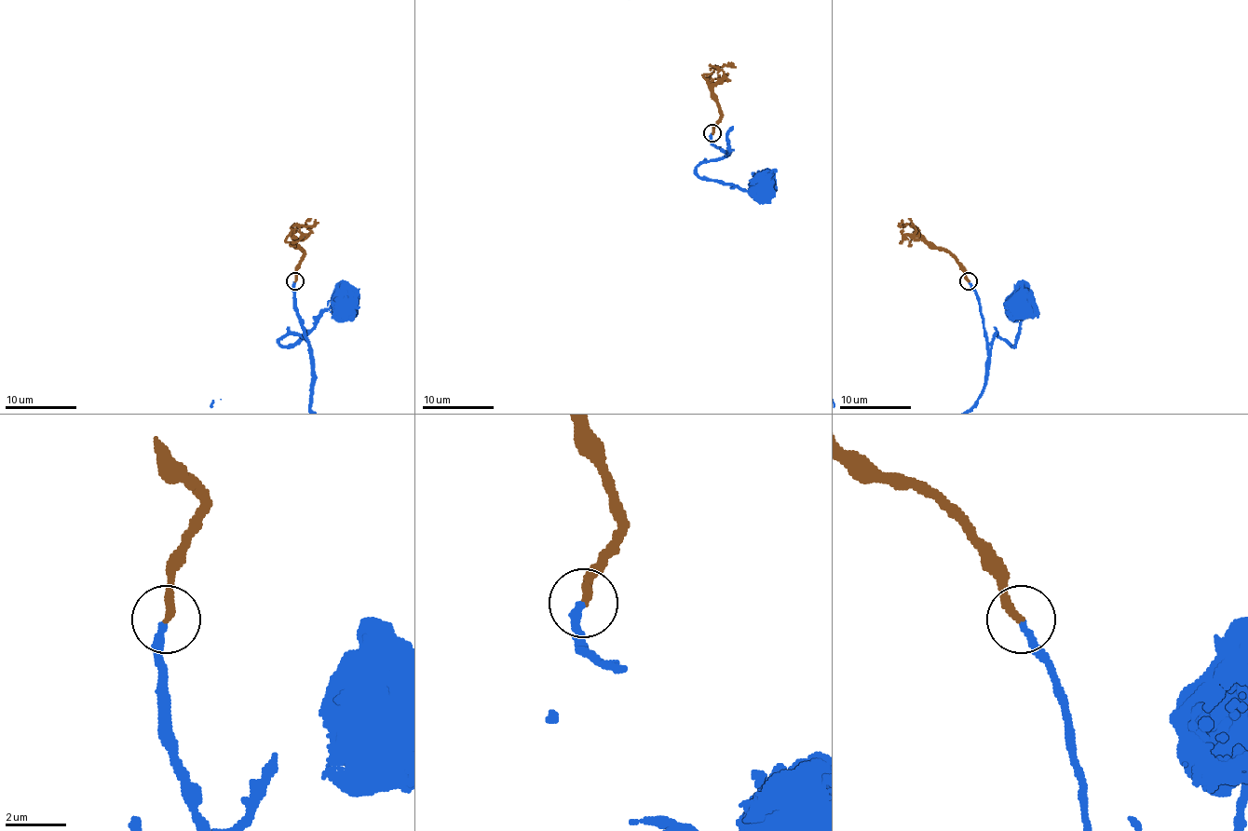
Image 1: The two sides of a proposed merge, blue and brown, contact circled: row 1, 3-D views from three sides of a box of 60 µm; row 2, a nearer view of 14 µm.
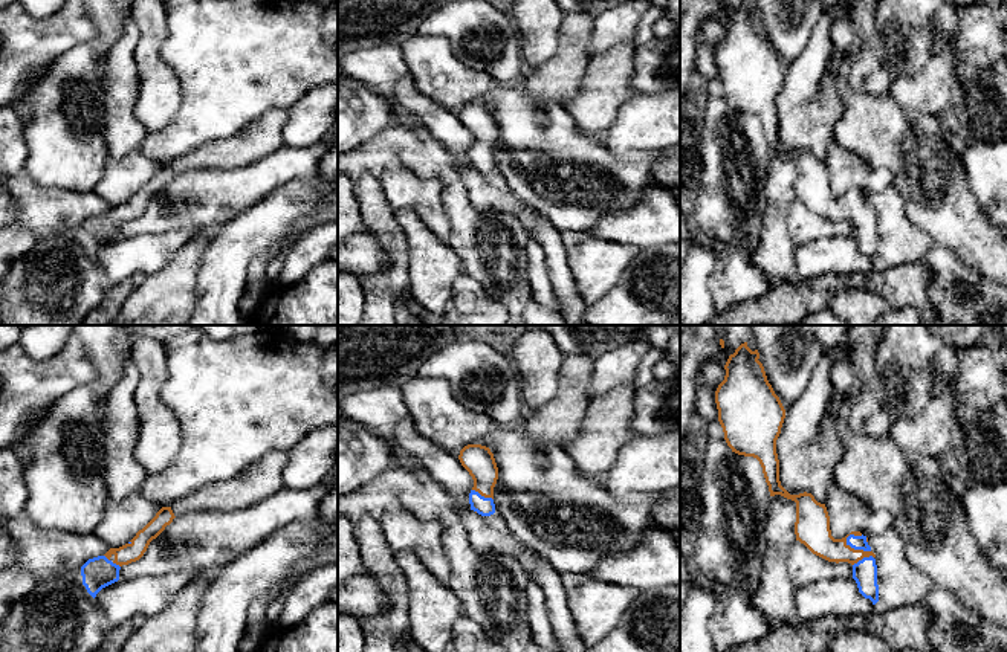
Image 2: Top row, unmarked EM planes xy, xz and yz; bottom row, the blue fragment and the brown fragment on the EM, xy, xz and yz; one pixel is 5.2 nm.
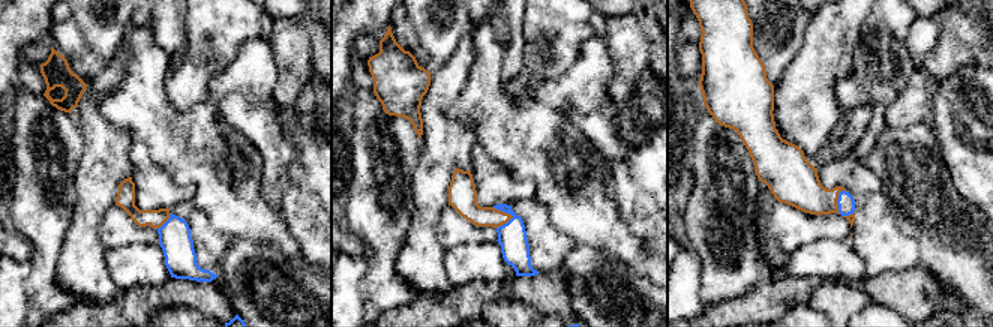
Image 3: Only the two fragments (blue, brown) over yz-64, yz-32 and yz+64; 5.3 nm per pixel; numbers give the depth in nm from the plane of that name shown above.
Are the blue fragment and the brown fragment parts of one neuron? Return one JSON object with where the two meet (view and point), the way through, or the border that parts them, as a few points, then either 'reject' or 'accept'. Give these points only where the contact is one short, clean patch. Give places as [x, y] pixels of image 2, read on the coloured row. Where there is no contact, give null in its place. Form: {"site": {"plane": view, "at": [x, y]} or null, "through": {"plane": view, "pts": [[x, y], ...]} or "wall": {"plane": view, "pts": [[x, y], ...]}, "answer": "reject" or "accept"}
{"site": {"plane": "yz", "at": [856, 548]}, "through": {"plane": "yz", "pts": [[858, 542], [856, 548], [832, 548], [813, 530]]}, "answer": "accept"}

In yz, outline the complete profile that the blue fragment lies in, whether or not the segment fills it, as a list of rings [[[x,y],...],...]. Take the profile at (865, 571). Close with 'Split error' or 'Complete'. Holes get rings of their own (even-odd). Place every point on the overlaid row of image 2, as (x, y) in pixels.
[[[744,342],[724,365],[724,380],[715,391],[724,440],[732,452],[759,461],[770,496],[781,495],[796,502],[796,541],[828,562],[851,563],[859,592],[876,605],[879,602],[877,565],[868,537],[860,531],[851,531],[842,539],[834,539],[825,504],[818,502],[807,492],[790,495],[781,486],[776,440],[785,409],[758,359],[758,350],[752,351]]]. Split error

